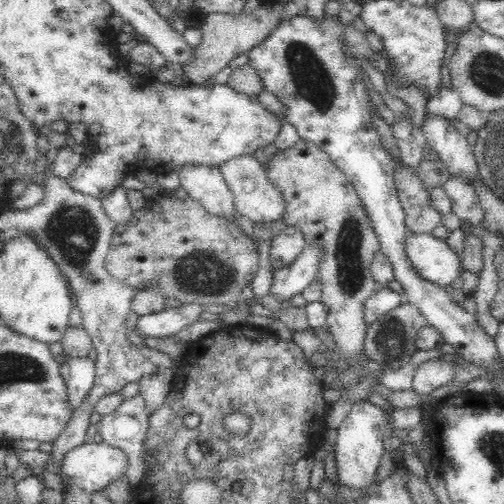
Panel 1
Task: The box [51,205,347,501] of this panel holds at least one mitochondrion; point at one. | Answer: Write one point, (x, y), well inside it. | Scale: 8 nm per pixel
(198, 273)

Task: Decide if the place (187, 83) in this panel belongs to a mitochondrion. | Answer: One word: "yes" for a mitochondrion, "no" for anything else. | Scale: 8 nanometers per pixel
no

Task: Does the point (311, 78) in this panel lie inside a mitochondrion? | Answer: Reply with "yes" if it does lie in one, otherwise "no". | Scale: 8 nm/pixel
yes

